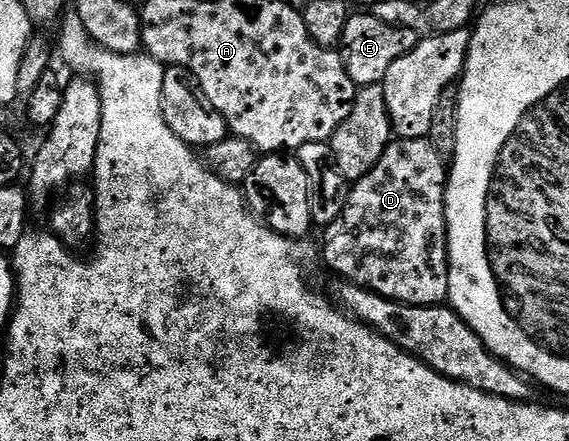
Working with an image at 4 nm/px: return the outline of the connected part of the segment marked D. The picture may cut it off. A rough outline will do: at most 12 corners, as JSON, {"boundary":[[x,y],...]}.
{"boundary":[[389,143],[323,232],[349,284],[448,298],[449,168]]}

